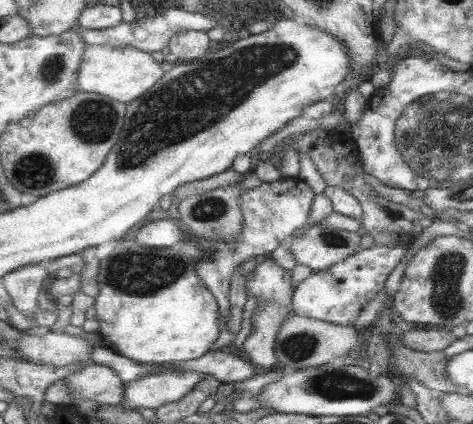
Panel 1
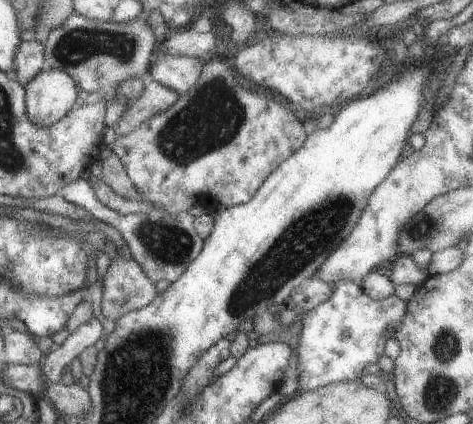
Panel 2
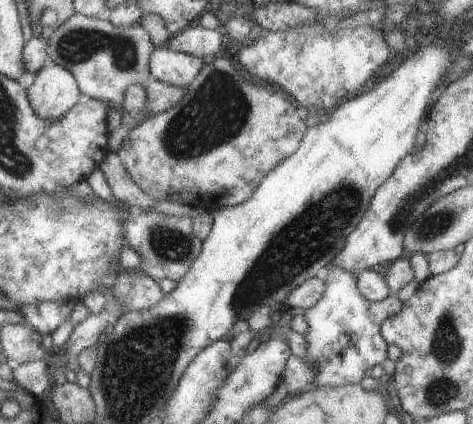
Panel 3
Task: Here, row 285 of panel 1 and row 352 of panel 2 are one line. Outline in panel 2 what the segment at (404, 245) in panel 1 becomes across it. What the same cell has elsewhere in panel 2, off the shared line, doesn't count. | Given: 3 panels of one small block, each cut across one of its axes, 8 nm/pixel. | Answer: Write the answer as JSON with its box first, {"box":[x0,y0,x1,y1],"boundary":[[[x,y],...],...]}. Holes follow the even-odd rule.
{"box":[297,280,407,392],"boundary":[[[353,280],[333,282],[329,298],[303,316],[297,348],[301,392],[317,390],[327,384],[357,382],[363,376],[363,368],[375,364],[383,356],[383,346],[387,342],[385,330],[397,326],[405,314],[405,308],[407,304],[401,302],[395,294],[375,302],[363,294],[359,284]]]}

